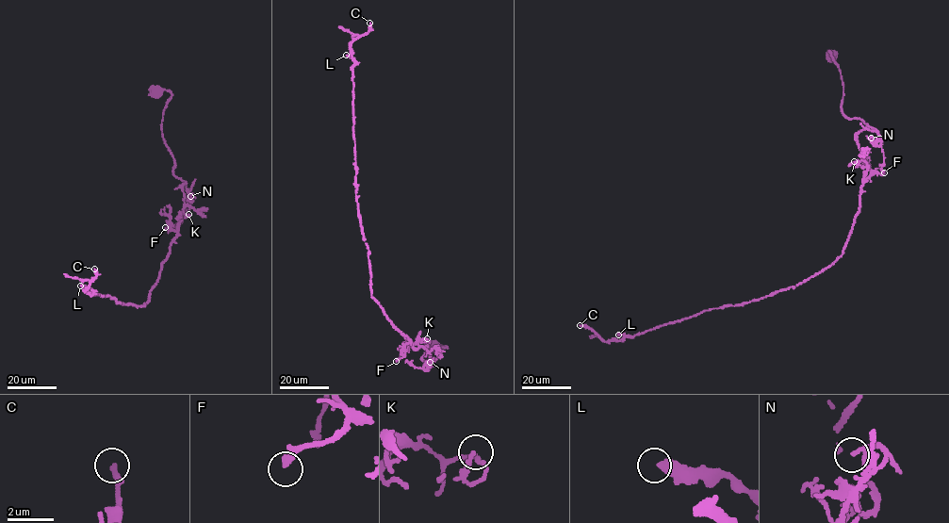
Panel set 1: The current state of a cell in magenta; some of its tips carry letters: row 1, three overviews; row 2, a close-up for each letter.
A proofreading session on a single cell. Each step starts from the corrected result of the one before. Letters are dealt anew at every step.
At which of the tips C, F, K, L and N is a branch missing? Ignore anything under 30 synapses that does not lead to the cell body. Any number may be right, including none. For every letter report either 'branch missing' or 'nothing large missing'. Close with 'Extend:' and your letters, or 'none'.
C: branch missing
F: nothing large missing
K: nothing large missing
L: nothing large missing
N: nothing large missing
Extend: C

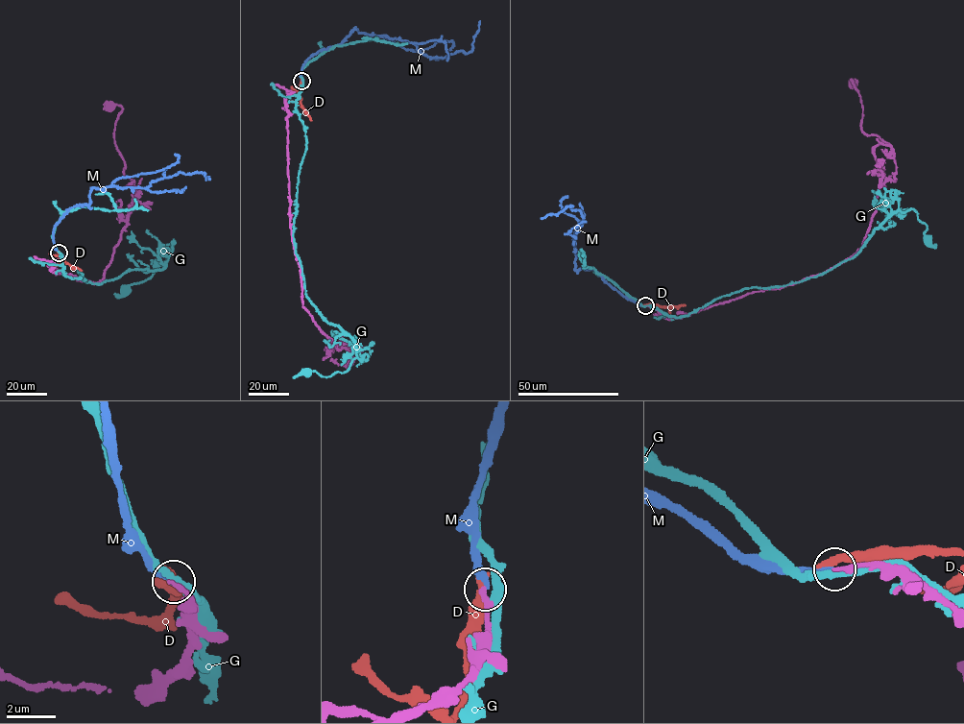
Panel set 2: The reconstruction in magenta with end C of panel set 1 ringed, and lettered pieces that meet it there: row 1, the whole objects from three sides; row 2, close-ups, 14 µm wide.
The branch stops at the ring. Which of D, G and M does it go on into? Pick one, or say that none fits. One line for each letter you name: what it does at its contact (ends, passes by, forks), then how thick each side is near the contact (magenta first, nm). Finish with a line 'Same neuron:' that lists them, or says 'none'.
M: It ends there. Thickness 240 nm (magenta) against 240 nm
Same neuron: M

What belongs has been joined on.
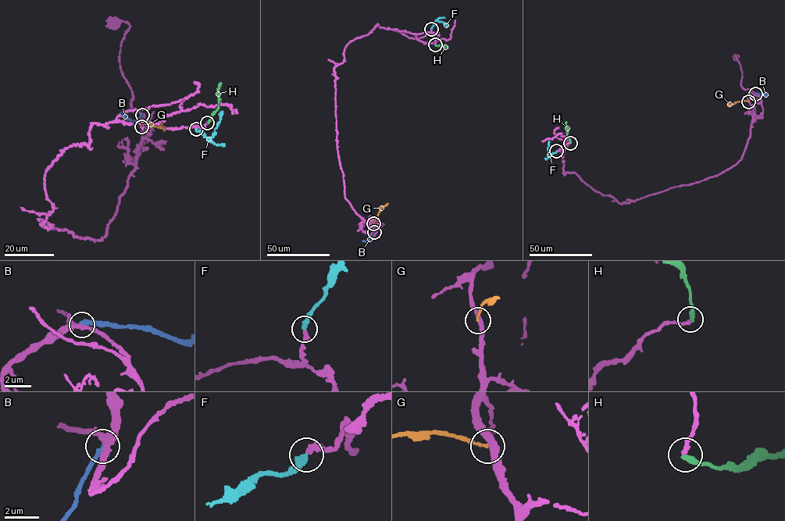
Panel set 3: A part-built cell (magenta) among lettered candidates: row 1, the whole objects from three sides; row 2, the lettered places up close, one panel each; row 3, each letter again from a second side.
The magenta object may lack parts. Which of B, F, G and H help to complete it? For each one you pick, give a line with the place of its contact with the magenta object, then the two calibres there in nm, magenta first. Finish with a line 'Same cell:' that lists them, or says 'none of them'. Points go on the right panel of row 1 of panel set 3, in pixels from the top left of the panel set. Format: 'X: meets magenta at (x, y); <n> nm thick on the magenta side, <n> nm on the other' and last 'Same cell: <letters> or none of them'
F: meets magenta at (556, 151); 360 nm thick on the magenta side, 400 nm on the other
H: meets magenta at (570, 143); 240 nm thick on the magenta side, 320 nm on the other
Same cell: F, H

